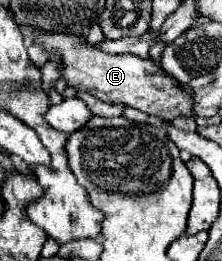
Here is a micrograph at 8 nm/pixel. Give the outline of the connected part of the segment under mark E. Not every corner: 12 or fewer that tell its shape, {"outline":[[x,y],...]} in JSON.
{"outline":[[69,33],[61,51],[77,91],[161,121],[193,117],[193,95],[151,59],[109,55]]}

